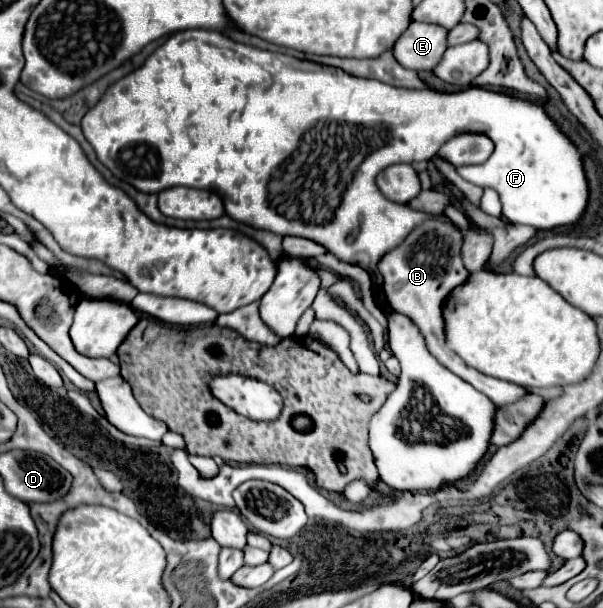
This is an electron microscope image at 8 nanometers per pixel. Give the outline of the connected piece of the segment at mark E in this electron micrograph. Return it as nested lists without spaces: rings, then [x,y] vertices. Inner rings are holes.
[[[414,21],[396,41],[394,57],[414,71],[434,69],[448,49],[448,29],[434,23]]]

